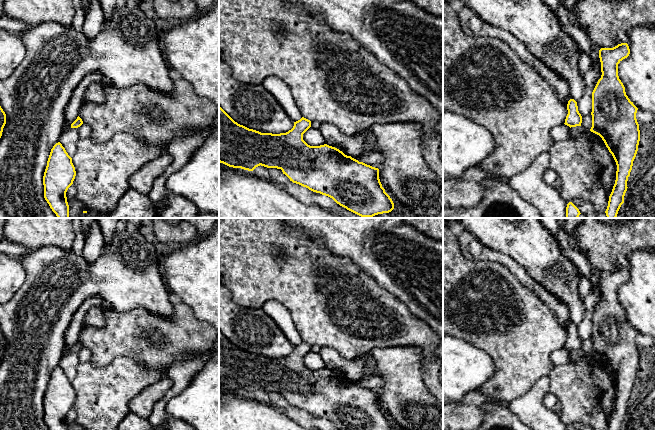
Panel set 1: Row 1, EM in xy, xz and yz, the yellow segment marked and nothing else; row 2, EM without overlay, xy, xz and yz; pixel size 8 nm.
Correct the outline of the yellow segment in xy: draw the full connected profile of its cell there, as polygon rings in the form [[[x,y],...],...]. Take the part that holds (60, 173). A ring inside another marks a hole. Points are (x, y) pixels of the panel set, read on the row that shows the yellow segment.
[[[60,142],[51,149],[43,176],[44,198],[58,218],[69,217],[66,192],[76,176],[72,158]]]

